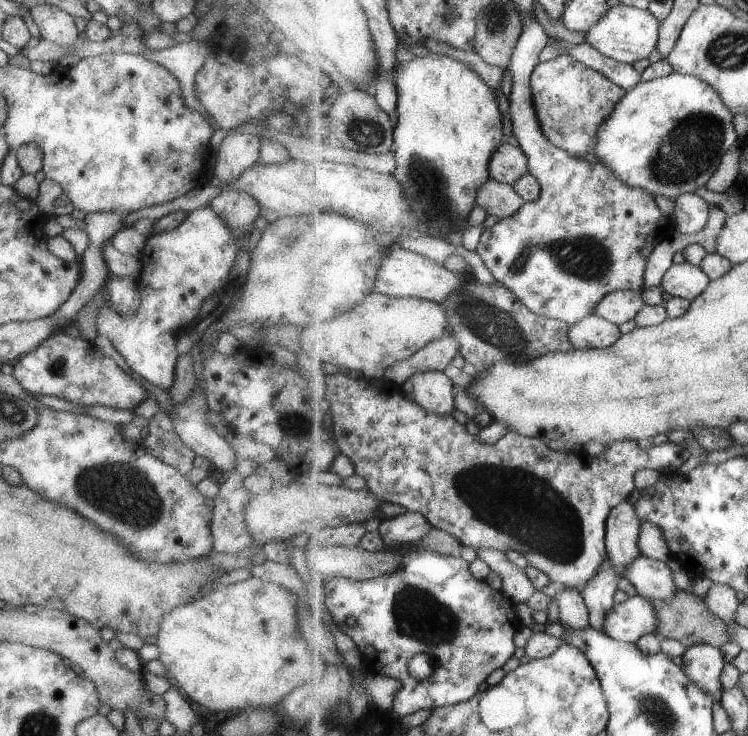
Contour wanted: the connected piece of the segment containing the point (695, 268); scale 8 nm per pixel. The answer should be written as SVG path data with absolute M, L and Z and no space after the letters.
M686 260L674 263L666 273L662 286L674 297L695 301L708 290L712 277L701 267Z

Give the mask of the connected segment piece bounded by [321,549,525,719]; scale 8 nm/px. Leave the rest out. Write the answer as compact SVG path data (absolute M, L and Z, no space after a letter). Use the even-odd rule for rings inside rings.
M432 549L416 550L410 552L410 554L406 554L406 556L404 556L403 566L398 569L398 572L392 573L391 575L382 575L377 579L357 581L348 577L334 577L330 580L323 580L323 582L321 582L321 592L323 593L327 614L341 627L343 639L353 651L354 655L372 672L398 680L400 688L397 690L395 696L394 712L400 716L400 719L405 716L415 715L427 708L435 710L446 705L458 704L459 702L474 698L474 696L480 692L480 686L482 686L484 682L487 682L490 676L492 676L492 673L504 668L504 666L514 658L514 654L516 654L516 650L518 650L514 638L516 638L516 634L525 626L522 620L518 618L518 614L516 614L516 602L514 602L503 589L494 590L487 579L478 580L478 578L472 574L472 570L470 570L470 561L467 561L460 555L444 555ZM352 618L356 620L357 624L350 624ZM420 653L428 653L434 658L436 670L429 679L419 679L411 673L410 661Z

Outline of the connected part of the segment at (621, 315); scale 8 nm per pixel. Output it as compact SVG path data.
M621 290L608 295L596 314L622 326L636 319L646 305L643 290Z

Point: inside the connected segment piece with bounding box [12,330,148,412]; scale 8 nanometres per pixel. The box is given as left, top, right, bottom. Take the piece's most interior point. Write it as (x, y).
(74, 369)

